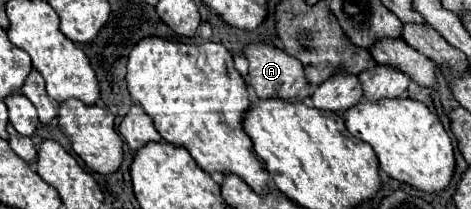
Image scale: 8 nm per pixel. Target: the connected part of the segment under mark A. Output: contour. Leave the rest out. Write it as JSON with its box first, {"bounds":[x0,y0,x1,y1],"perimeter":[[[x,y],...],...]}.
{"bounds":[245,44,311,102],"perimeter":[[[249,44],[245,48],[245,56],[249,60],[249,84],[255,88],[255,94],[263,100],[267,98],[283,98],[287,102],[295,100],[295,94],[299,92],[301,98],[311,96],[309,82],[303,74],[303,66],[289,54],[285,54],[279,48],[267,46],[267,44]]]}

